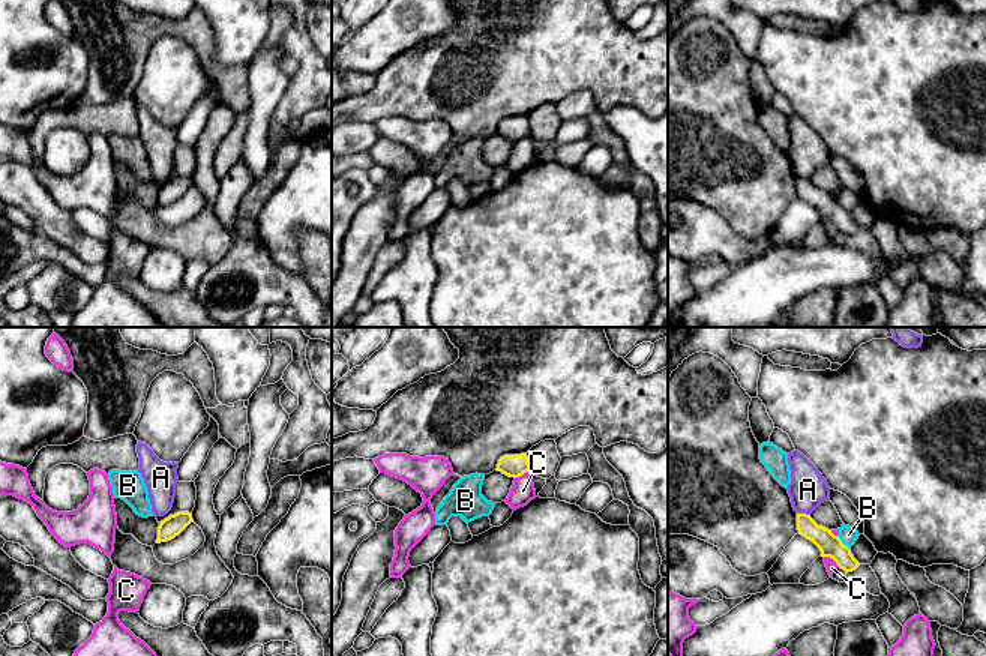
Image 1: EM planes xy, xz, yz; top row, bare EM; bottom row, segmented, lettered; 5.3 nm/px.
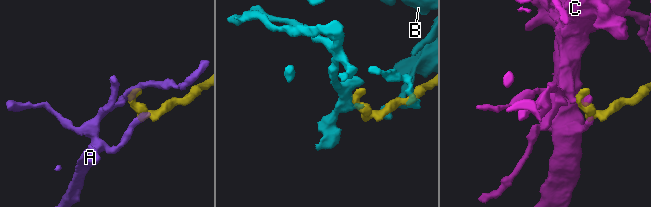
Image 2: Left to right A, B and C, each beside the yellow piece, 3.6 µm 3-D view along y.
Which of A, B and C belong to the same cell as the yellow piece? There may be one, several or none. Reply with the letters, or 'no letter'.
no letter

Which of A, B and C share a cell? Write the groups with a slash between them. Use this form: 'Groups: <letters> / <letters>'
Groups: A / B / C

